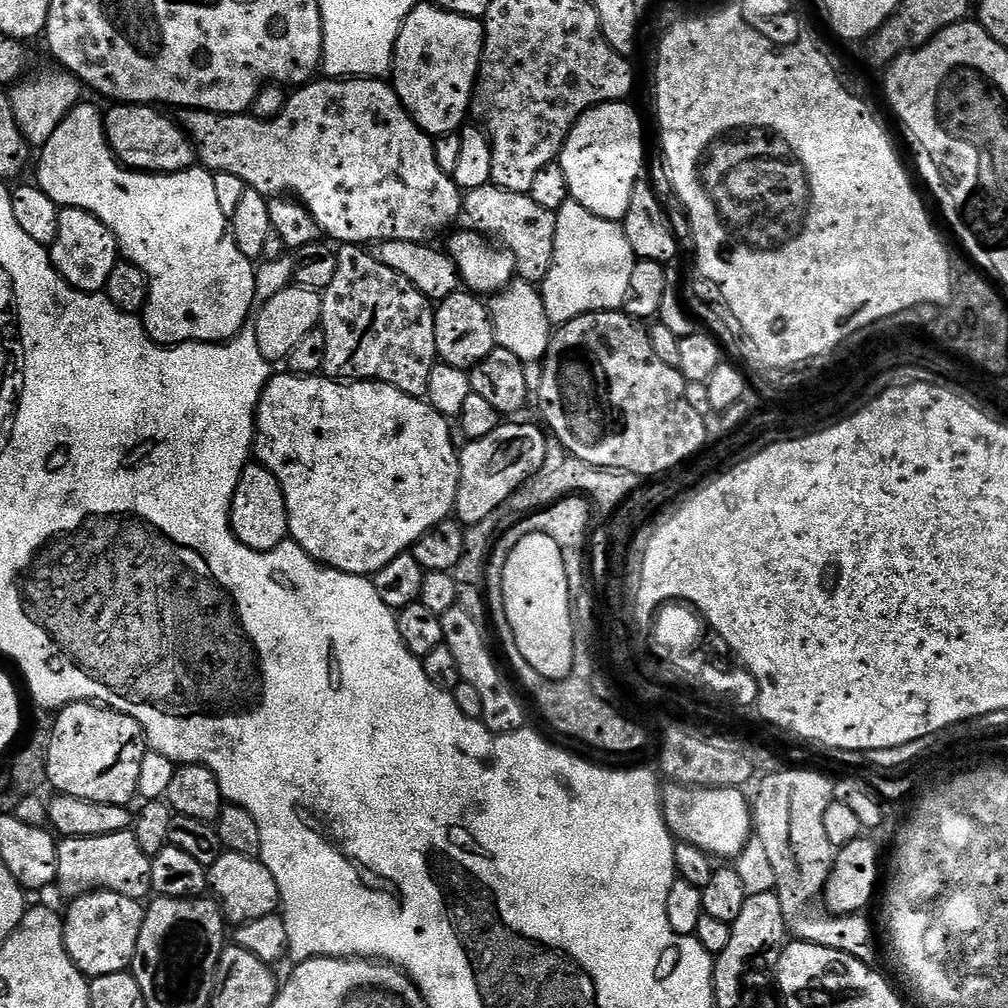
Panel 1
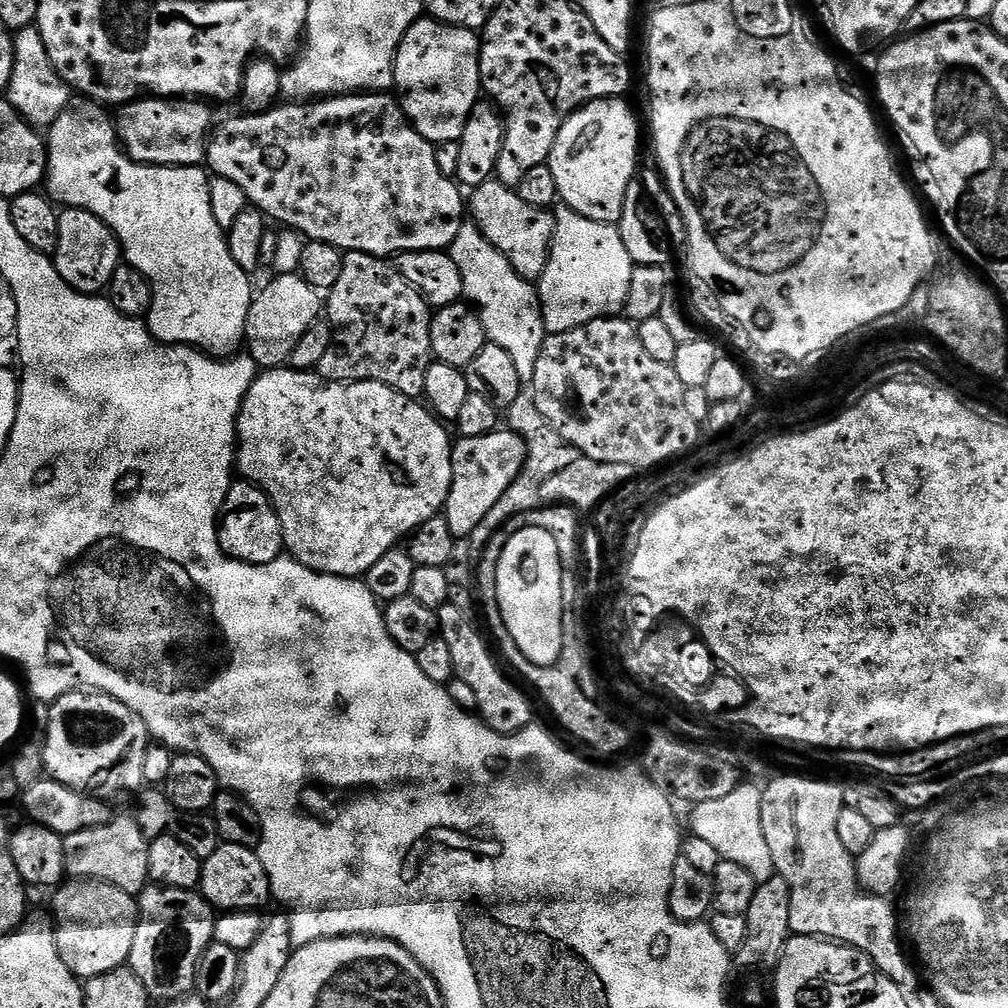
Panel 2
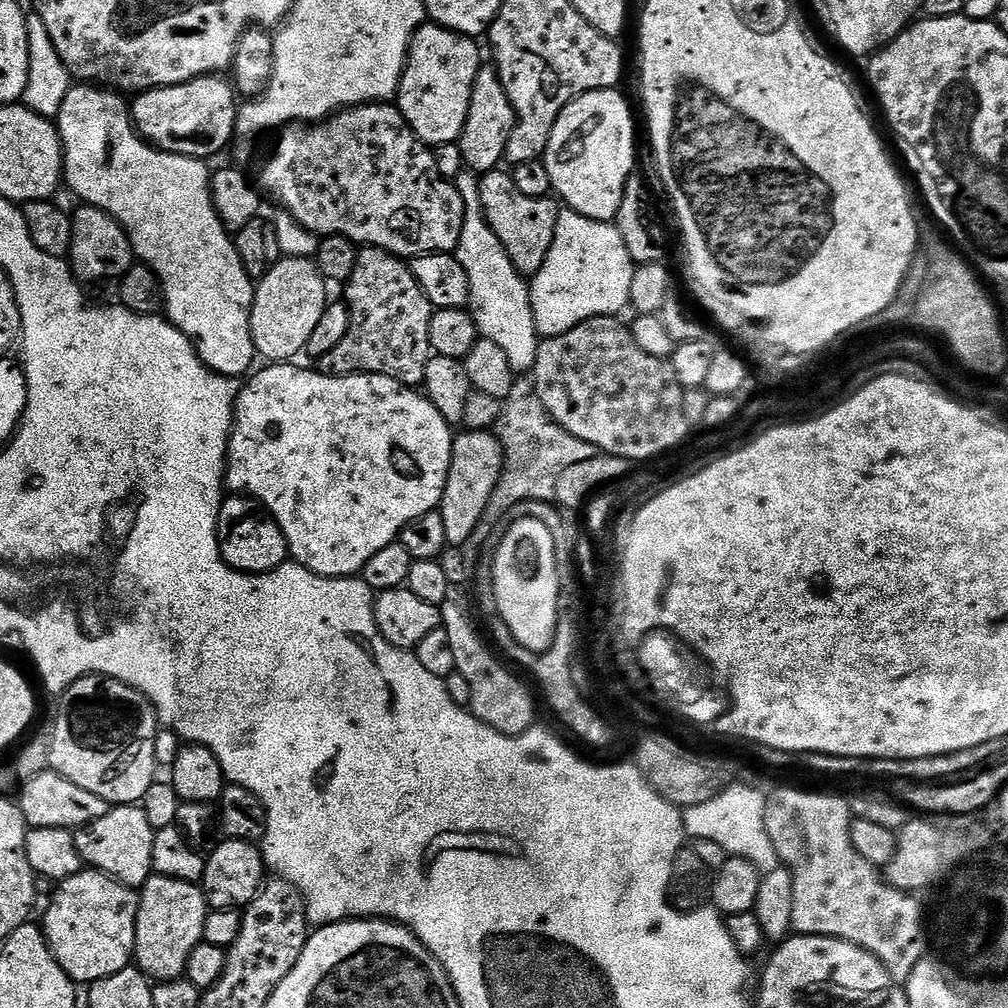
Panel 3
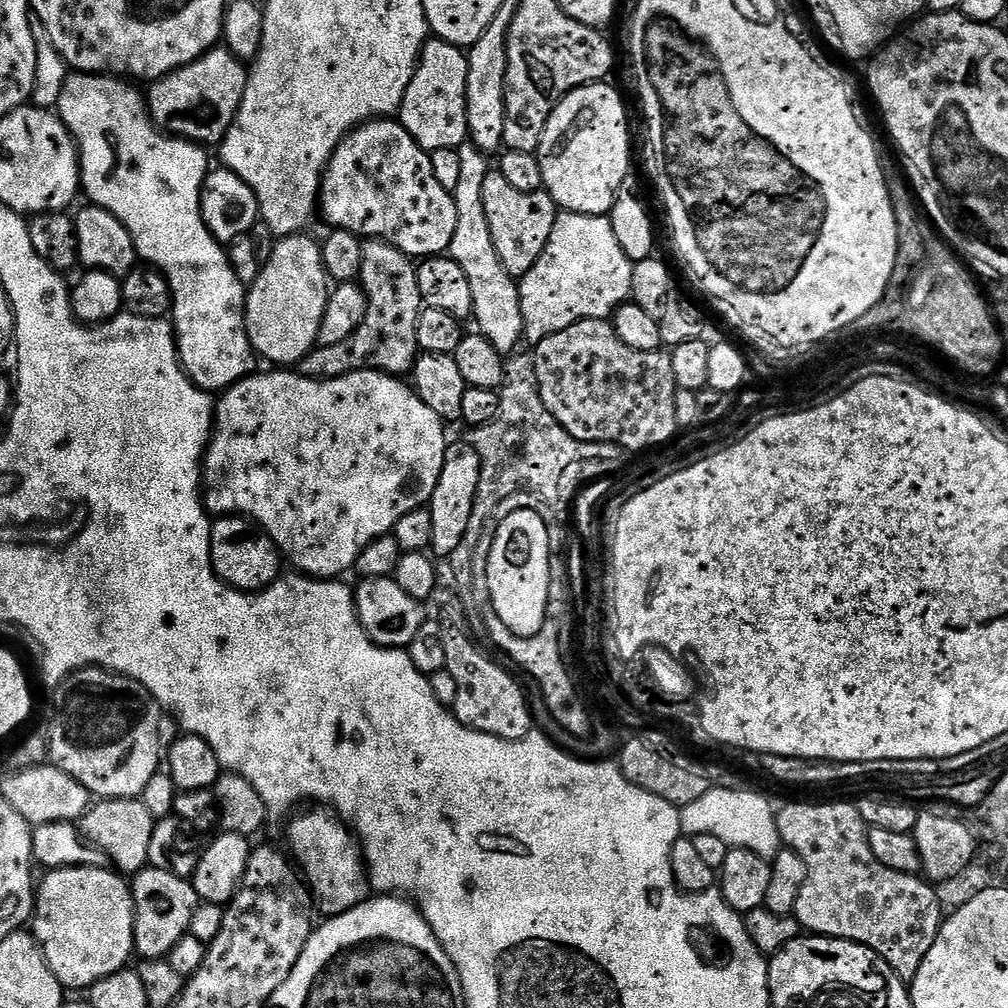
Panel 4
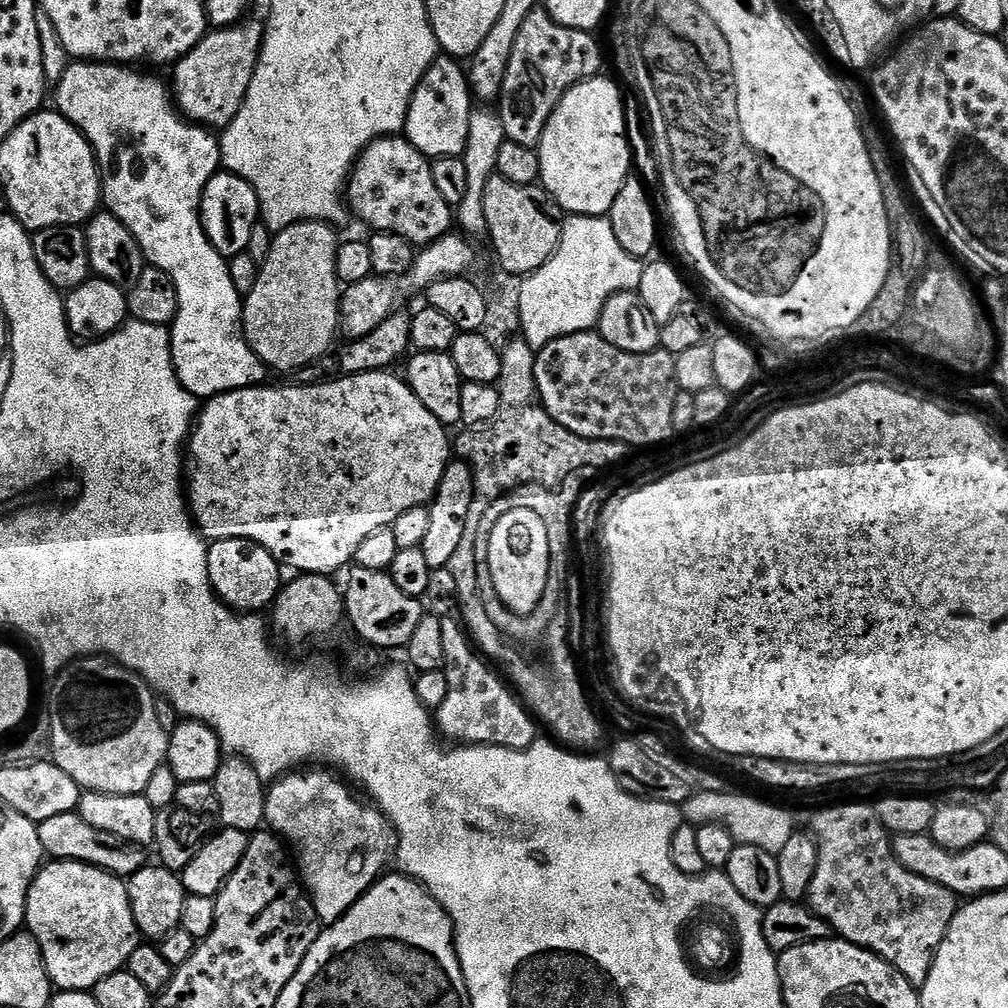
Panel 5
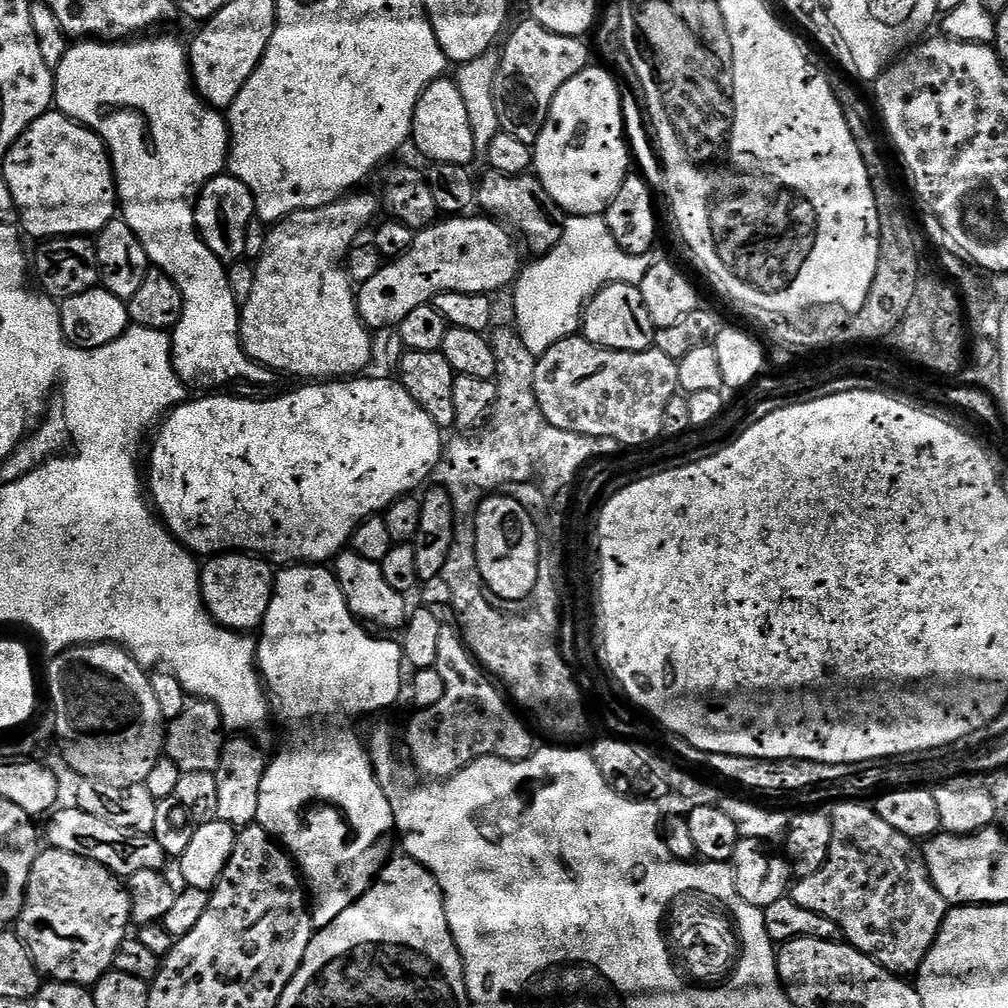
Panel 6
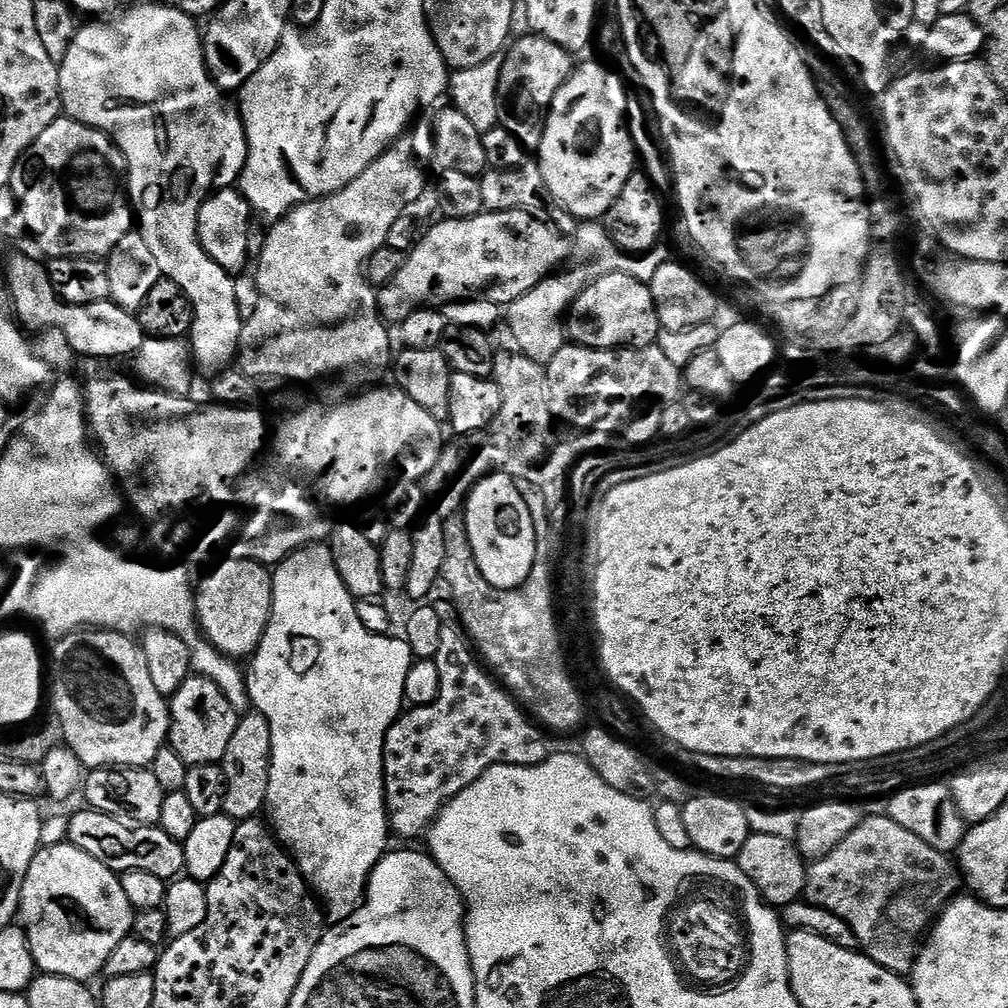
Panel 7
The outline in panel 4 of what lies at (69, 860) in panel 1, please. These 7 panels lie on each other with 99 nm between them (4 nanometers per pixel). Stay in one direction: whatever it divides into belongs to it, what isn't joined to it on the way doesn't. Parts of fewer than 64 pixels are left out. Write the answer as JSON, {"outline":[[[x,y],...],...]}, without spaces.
{"outline":[[[140,798],[101,799],[93,803],[88,813],[78,821],[80,835],[92,847],[104,852],[111,867],[121,874],[135,874],[149,867],[150,838],[154,834],[155,825],[156,820],[150,814],[150,810],[146,810],[144,801]]]}

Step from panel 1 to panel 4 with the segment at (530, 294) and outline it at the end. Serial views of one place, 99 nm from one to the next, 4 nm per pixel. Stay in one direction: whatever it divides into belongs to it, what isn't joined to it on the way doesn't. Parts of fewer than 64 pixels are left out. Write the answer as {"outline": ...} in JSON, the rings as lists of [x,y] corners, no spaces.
{"outline":[[[466,142],[458,149],[460,157],[458,162],[462,165],[458,169],[458,190],[456,191],[456,209],[458,210],[458,230],[454,230],[454,238],[450,255],[458,266],[462,266],[466,278],[470,282],[470,291],[474,293],[474,306],[472,316],[478,327],[479,335],[486,339],[498,349],[499,352],[512,354],[525,339],[524,319],[522,318],[522,302],[520,301],[520,286],[514,277],[508,273],[506,266],[498,258],[498,250],[494,250],[494,238],[490,238],[490,222],[486,222],[486,206],[482,206],[482,182],[486,182],[486,174],[490,170],[489,157],[478,151],[470,142]]]}

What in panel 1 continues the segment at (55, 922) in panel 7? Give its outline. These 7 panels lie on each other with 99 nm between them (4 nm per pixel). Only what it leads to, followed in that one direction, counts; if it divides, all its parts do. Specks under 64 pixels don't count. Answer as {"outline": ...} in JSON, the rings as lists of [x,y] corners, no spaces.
{"outline":[[[87,892],[71,901],[63,913],[64,945],[70,958],[85,976],[101,976],[123,972],[133,967],[140,932],[144,928],[141,901],[131,900],[113,892]]]}

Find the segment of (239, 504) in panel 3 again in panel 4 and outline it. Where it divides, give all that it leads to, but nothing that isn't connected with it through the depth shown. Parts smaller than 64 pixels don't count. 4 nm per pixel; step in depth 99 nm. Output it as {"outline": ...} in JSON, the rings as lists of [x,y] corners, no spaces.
{"outline":[[[221,516],[212,526],[212,568],[224,583],[239,592],[261,592],[281,579],[282,557],[268,533],[242,516]]]}

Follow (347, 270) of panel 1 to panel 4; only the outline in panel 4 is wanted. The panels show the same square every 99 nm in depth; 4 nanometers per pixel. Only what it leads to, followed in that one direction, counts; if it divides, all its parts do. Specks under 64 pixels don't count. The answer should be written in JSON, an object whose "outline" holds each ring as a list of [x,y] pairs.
{"outline":[[[365,239],[358,283],[368,300],[366,318],[362,318],[362,326],[358,326],[346,342],[338,342],[338,346],[317,347],[309,352],[298,365],[299,375],[312,380],[333,380],[351,372],[384,372],[387,376],[407,377],[416,365],[416,357],[421,355],[418,318],[424,308],[424,300],[418,290],[416,269],[413,257],[392,244]]]}

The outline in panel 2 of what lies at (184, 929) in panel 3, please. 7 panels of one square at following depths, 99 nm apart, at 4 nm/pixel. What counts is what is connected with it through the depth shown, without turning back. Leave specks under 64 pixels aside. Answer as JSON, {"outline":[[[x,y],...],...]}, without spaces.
{"outline":[[[149,886],[138,897],[140,905],[140,921],[136,923],[136,937],[132,947],[130,967],[138,978],[142,978],[142,986],[146,986],[149,997],[153,1001],[181,1000],[184,996],[193,995],[196,988],[196,973],[200,970],[200,959],[204,957],[216,935],[217,917],[214,909],[199,891],[178,890],[163,886]]]}

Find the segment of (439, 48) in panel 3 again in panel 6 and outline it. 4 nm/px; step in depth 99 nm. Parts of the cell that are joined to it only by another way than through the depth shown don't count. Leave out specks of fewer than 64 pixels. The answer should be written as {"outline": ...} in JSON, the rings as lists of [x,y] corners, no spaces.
{"outline":[[[441,78],[426,88],[422,98],[418,100],[418,106],[414,110],[414,122],[412,123],[411,143],[425,156],[437,164],[463,164],[471,165],[472,159],[478,156],[474,130],[470,130],[470,114],[466,114],[466,101],[462,99],[462,90],[458,90],[455,79]]]}

